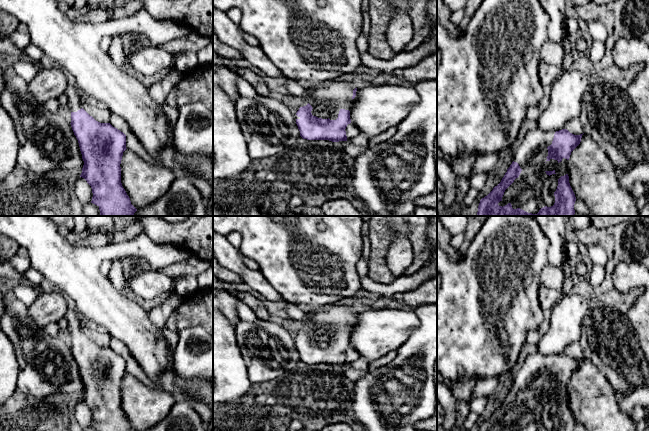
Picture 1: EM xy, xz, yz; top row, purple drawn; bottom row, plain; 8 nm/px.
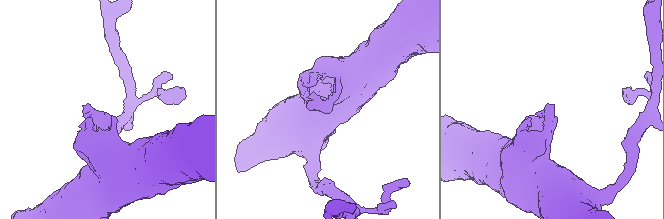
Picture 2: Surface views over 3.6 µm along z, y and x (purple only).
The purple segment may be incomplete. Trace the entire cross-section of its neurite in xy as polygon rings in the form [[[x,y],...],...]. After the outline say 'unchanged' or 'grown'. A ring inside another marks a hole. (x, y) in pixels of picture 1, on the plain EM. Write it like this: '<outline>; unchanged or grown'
[[[70,304],[65,318],[71,334],[71,351],[84,389],[80,401],[92,412],[91,427],[99,431],[134,431],[121,407],[121,384],[126,359],[110,347],[100,347],[82,331],[79,312]]]; grown

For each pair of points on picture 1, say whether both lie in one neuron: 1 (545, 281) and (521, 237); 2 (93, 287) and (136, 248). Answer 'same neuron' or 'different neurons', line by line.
1: different neurons
2: same neuron

